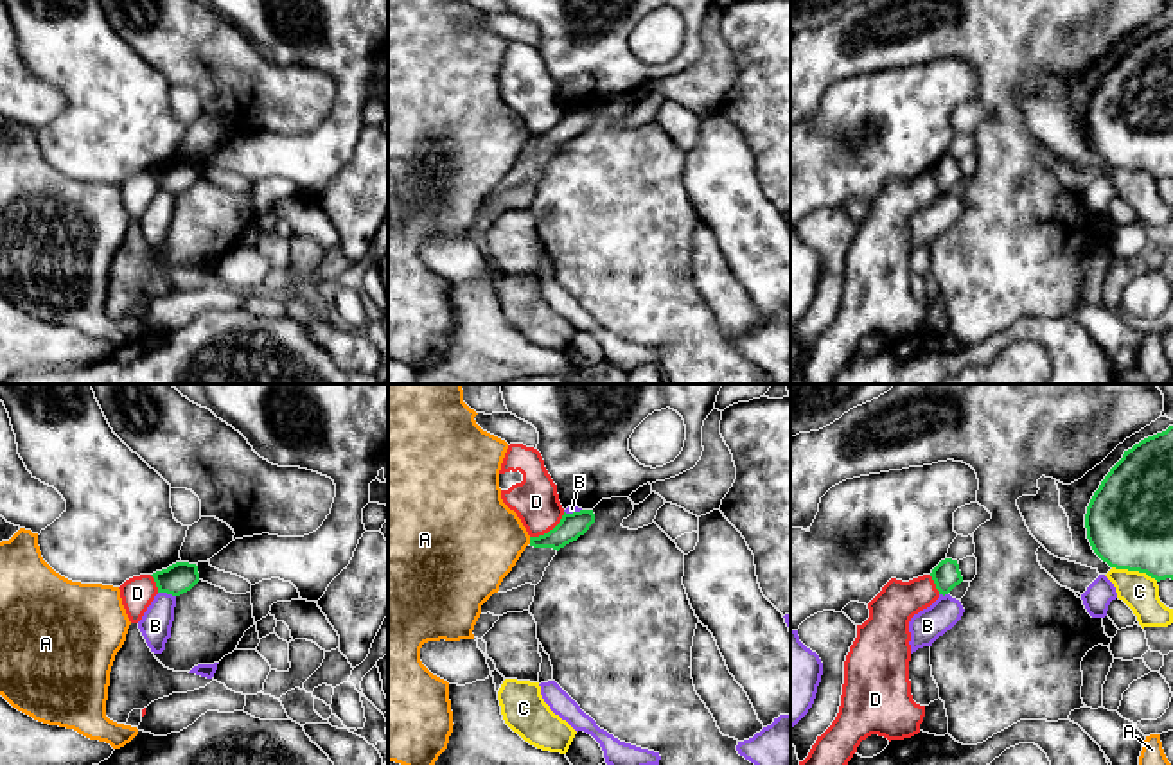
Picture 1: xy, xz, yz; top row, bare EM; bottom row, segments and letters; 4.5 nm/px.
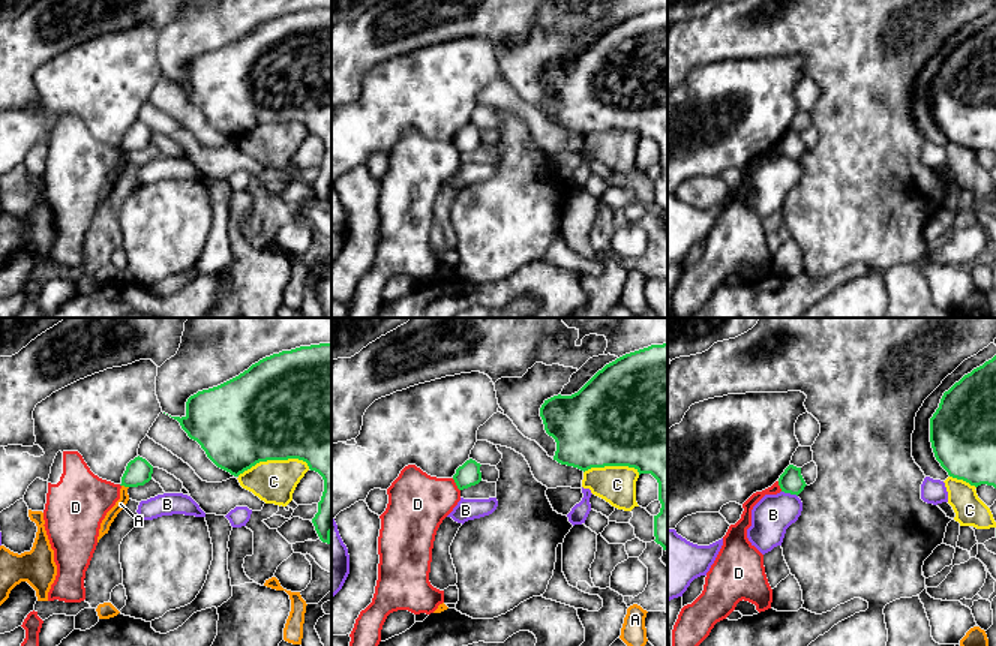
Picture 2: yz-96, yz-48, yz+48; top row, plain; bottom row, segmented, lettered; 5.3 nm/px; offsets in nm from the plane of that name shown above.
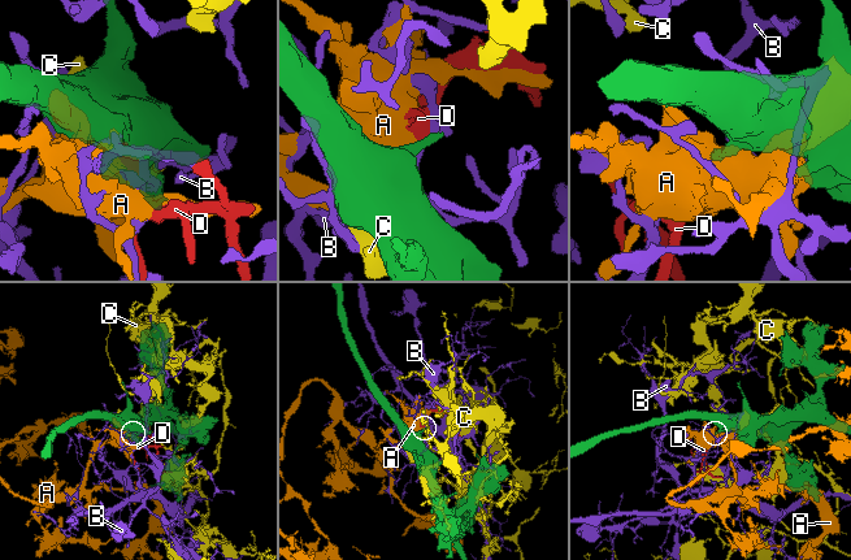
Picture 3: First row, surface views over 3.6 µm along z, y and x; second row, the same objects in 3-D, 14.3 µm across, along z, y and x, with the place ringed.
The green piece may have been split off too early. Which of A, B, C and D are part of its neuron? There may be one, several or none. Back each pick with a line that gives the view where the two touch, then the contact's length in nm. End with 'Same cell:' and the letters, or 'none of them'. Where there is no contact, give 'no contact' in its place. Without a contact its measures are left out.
Same cell: none of them

